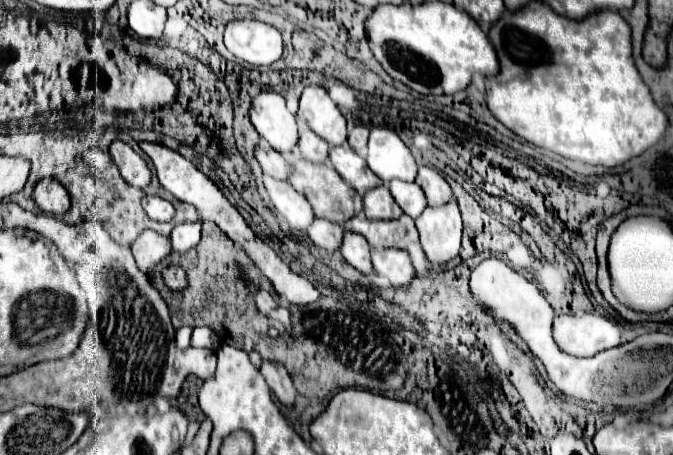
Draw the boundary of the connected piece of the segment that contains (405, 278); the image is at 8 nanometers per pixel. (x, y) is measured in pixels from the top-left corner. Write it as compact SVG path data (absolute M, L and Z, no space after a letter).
M375 249L373 267L377 275L385 277L393 287L407 287L415 279L411 257L401 249Z

